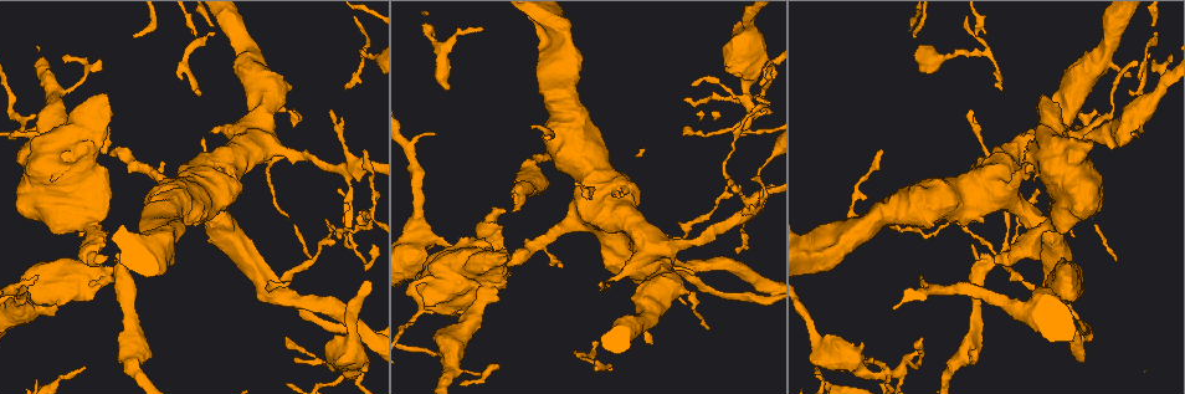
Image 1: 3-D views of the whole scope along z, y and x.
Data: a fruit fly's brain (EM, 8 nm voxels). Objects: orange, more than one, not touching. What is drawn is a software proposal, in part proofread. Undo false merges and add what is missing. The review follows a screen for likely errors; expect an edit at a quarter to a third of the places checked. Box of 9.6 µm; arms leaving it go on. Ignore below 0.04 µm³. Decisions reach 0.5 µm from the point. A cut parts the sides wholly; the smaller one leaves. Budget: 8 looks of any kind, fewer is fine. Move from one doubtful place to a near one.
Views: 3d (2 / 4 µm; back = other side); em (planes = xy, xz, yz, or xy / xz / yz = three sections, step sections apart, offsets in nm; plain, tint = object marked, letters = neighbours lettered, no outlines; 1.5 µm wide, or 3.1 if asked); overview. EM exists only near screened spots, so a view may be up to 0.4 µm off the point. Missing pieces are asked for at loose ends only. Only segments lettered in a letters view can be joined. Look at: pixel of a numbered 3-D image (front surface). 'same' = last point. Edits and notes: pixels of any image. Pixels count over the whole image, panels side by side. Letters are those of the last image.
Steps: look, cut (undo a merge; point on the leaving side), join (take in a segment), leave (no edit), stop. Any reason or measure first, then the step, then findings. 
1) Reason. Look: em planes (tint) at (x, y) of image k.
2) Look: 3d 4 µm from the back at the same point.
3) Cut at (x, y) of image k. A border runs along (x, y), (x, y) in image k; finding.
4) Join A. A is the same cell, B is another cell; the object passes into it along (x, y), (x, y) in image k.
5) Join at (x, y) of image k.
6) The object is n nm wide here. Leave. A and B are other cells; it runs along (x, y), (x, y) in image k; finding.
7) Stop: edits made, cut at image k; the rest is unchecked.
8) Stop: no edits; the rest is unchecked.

Abrupt turn. Look: em xy step 4 (letters) at (34, 136) of image 1.

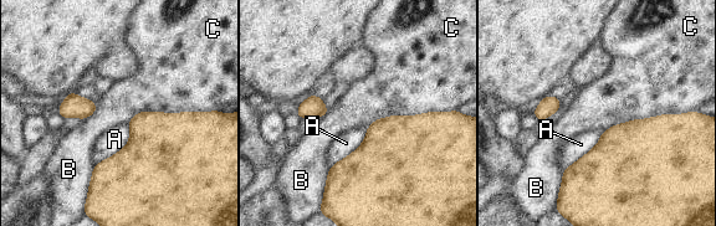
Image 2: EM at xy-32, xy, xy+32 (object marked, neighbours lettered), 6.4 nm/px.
Cut it another way. Look: em planes (letters) at the same point.

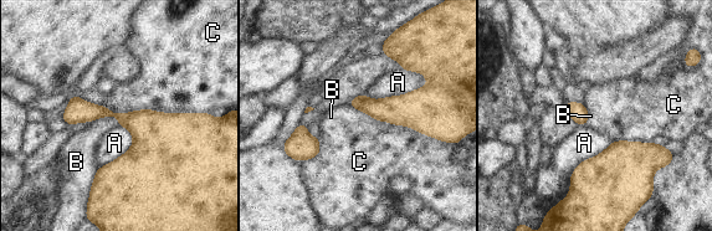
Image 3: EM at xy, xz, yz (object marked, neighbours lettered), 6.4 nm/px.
The object is 190 nm wide here. Leave. A, B and C are other cells; a border runs along (103, 106), (119, 113), (210, 114) in image 3; one neuron here.

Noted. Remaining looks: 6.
Look: em 3.1 µm planes (letters) at (510, 275) of image 1.

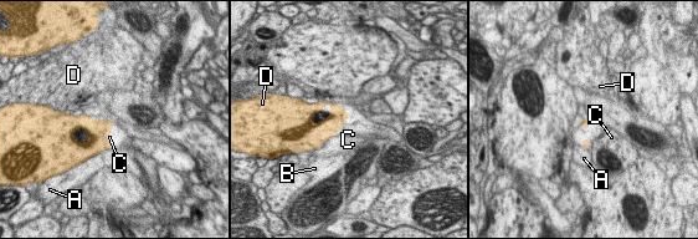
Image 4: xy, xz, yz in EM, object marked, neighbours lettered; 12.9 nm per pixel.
Leave. A, B, C and D are other cells; a border runs along (348, 117), (333, 136) in image 4; no lettered segment goes on from it.

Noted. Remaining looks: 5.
Look: em planes (plain) at (608, 280) of image 1.

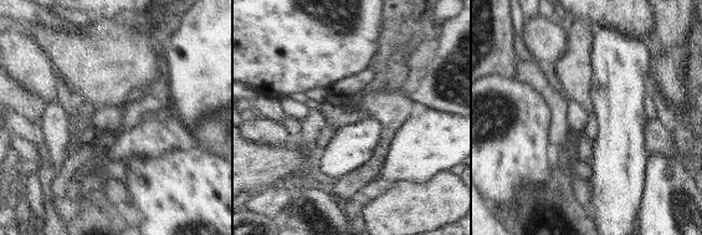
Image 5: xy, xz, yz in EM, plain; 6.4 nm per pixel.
What lies round it. Look: em planes (letters) at the same point.

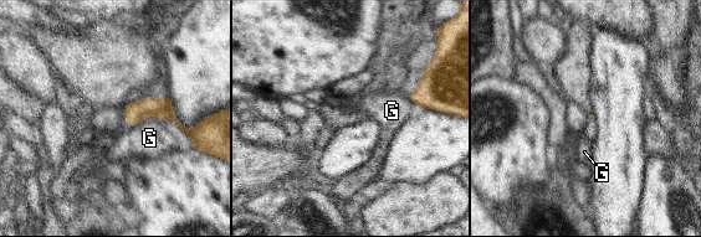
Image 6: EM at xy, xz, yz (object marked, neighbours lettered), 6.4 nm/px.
Leave. G is another cell; none of them fits.

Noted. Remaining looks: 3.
Stop: no edits; the rest is unchecked.

